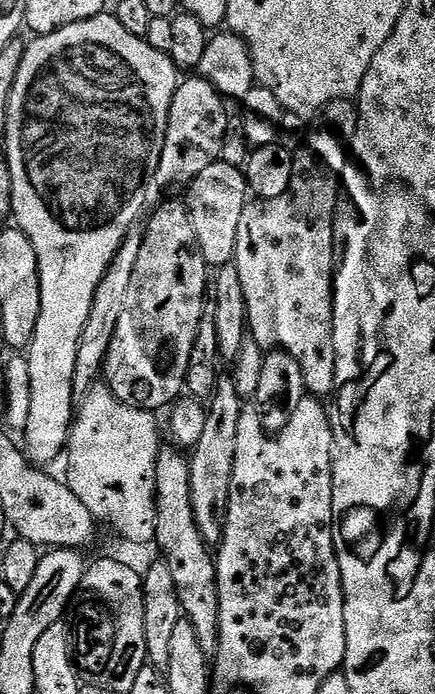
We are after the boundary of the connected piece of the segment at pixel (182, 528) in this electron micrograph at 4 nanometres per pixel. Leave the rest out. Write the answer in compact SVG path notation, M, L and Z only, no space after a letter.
M172 446L161 447L156 466L156 537L155 547L160 547L159 555L170 566L170 575L174 578L174 590L178 590L180 611L194 626L194 634L198 634L198 642L202 642L202 650L209 658L215 657L220 627L218 626L218 586L216 585L216 561L209 545L205 544L198 530L198 522L194 522L194 506L190 498L189 457L183 451Z

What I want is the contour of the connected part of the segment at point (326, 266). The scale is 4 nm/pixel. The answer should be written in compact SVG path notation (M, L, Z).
M335 100L330 102L319 113L320 125L313 127L304 140L304 147L294 156L294 178L290 178L288 195L273 200L256 200L244 205L242 210L242 222L238 222L238 242L236 243L235 264L242 282L242 291L245 295L245 310L247 312L247 331L250 338L263 350L280 349L292 355L301 367L305 378L307 391L313 397L331 397L336 386L336 355L334 354L334 322L332 321L332 289L334 287L334 253L337 251L336 231L336 205L342 195L342 177L344 169L350 164L350 145L360 117L359 107L352 100Z

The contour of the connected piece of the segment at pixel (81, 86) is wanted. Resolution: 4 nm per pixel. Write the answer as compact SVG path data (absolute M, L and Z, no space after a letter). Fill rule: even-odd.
M101 14L74 22L54 34L37 36L24 50L22 66L18 66L18 78L14 78L14 90L10 90L6 130L2 133L3 147L8 153L10 178L12 179L12 216L15 227L23 230L26 238L34 246L34 254L38 254L38 274L40 275L40 293L42 294L42 310L38 318L38 326L34 330L34 338L26 349L26 359L30 366L30 398L26 401L26 419L23 421L24 440L28 459L36 466L48 466L51 460L61 459L68 447L74 419L74 362L78 362L78 342L82 338L82 326L86 326L86 318L90 318L90 306L94 302L94 290L98 290L98 282L106 274L112 264L114 254L123 244L123 240L137 223L140 211L148 200L148 187L153 187L158 170L158 162L162 158L162 146L166 138L166 126L170 118L170 102L176 92L176 84L172 75L177 75L177 68L172 65L172 57L167 52L154 50L142 36L130 34L122 22L118 22L115 14Z

